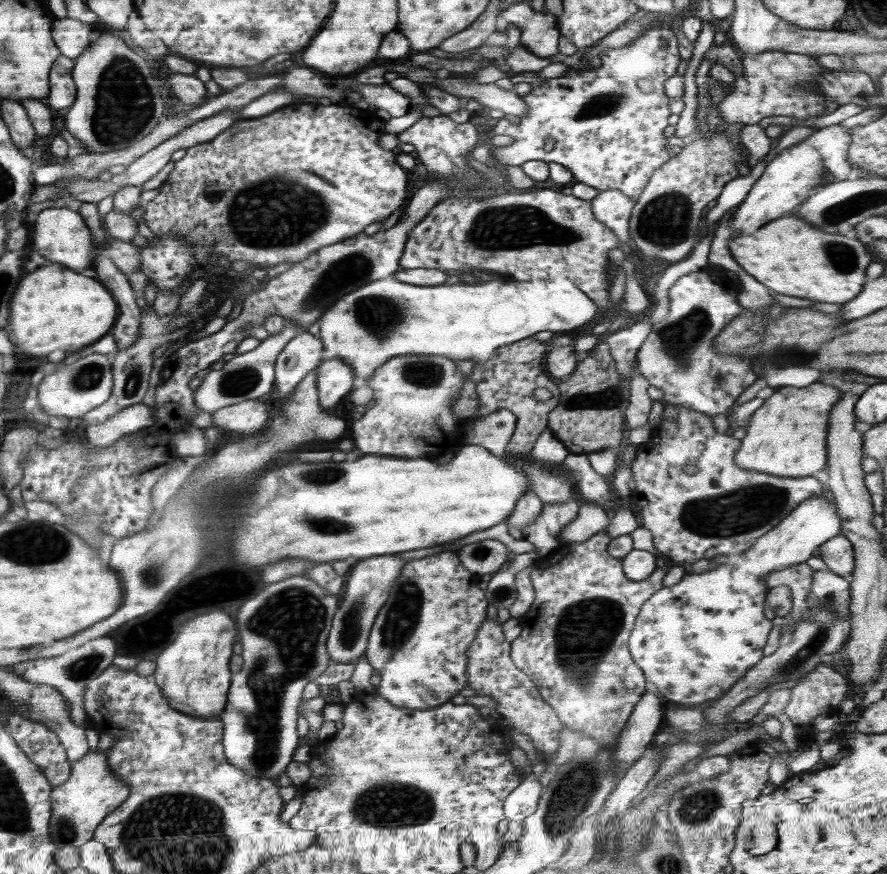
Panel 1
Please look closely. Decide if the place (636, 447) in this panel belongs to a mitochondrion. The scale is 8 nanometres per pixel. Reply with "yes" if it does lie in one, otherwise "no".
no

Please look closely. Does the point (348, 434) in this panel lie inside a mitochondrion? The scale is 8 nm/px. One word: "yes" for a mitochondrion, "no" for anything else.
no

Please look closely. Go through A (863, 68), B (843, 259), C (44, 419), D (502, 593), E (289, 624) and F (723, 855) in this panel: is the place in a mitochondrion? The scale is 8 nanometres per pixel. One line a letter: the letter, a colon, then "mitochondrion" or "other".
A: other
B: mitochondrion
C: other
D: mitochondrion
E: mitochondrion
F: other

